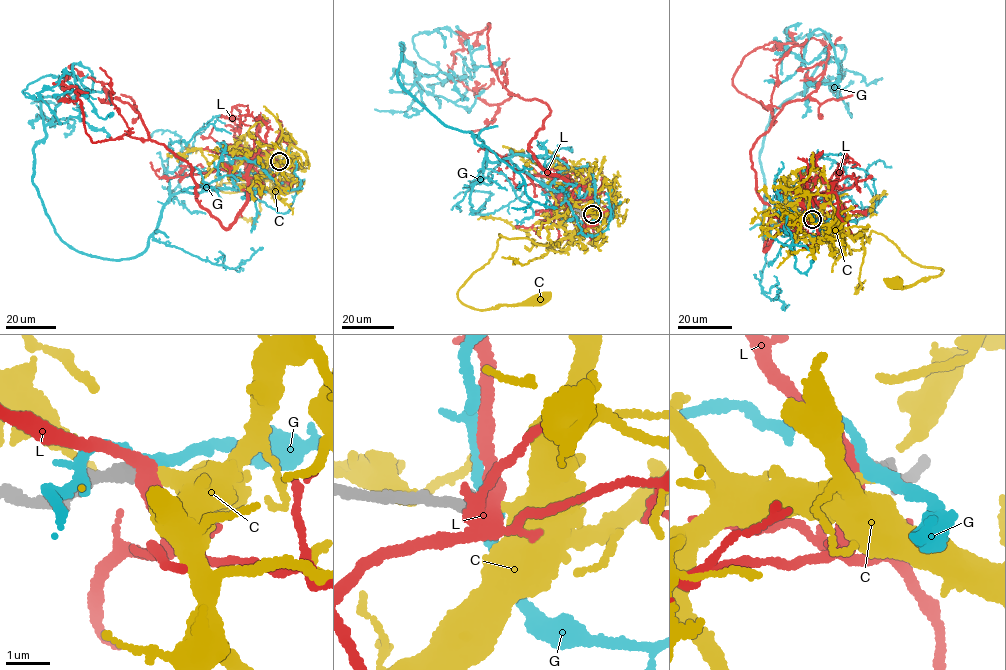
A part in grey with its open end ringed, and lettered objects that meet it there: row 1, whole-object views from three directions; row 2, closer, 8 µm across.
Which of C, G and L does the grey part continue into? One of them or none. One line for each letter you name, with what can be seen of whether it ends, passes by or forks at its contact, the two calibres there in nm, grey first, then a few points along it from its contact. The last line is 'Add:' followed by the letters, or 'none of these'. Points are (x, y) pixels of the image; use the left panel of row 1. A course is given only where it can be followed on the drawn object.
C: it ends there; 300 nm thick on the grey side, 280 nm on the other; it runs (279, 161), (251, 191), (222, 192), (218, 173), (221, 180), (213, 189), (249, 184), (278, 193), (286, 188)
Add: C

